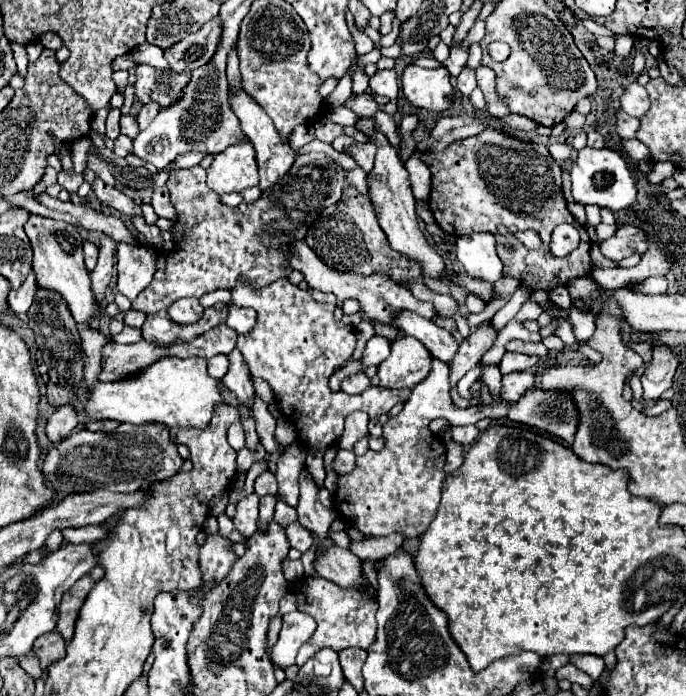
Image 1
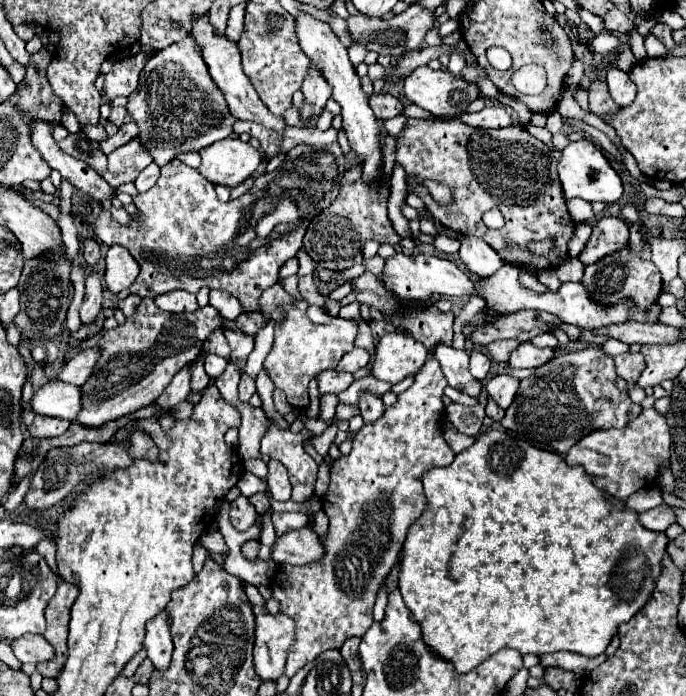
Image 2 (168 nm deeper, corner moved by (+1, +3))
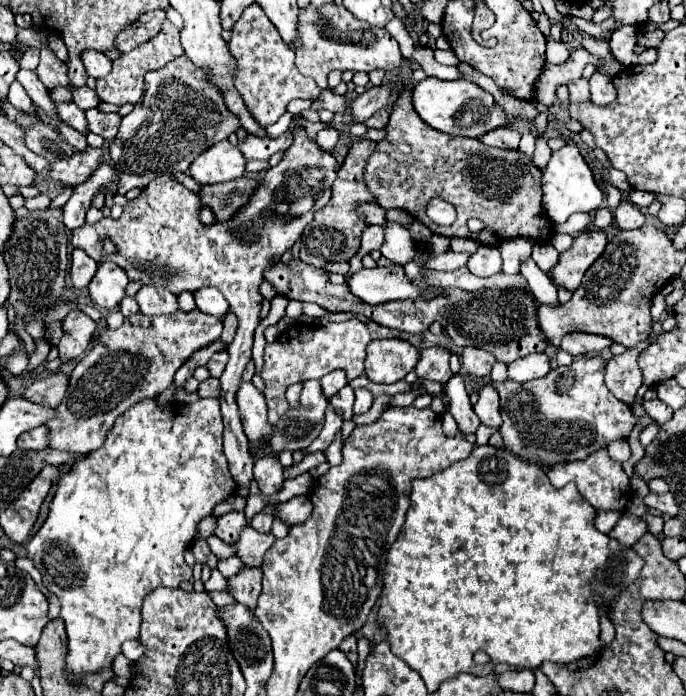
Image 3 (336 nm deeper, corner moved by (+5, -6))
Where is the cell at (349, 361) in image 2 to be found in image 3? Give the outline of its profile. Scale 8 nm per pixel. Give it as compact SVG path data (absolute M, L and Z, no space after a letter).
M334 370L334 372L326 374L320 382L322 382L322 390L326 392L326 396L332 398L340 388L344 388L348 384L348 378L346 378L344 370Z

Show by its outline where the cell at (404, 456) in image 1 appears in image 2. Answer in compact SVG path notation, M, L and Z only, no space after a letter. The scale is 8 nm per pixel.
M436 359L426 361L416 373L410 389L398 395L398 401L384 411L384 415L374 423L364 423L362 429L354 435L352 451L346 457L340 457L330 467L330 487L322 497L322 511L326 513L330 525L328 533L322 539L326 555L318 563L306 567L292 567L282 563L276 577L272 579L272 597L280 603L280 613L290 615L296 623L294 643L288 649L286 659L286 677L292 679L298 669L308 661L316 659L326 649L340 649L348 637L362 637L372 621L372 607L376 595L386 581L390 569L398 563L398 553L406 539L410 523L418 519L424 511L424 487L422 473L432 467L446 467L454 461L454 451L442 437L444 421L444 387L446 377L440 371Z

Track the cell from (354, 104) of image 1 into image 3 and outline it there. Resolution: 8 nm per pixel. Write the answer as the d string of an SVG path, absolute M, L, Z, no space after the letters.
M386 108L374 112L368 120L366 120L366 126L368 128L384 128L388 124L388 118L390 118L390 112Z

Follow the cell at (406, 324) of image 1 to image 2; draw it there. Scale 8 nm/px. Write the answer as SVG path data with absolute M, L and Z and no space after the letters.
M438 345L434 349L434 359L440 363L442 373L444 373L450 387L478 399L478 395L482 391L482 383L470 375L466 351L458 351L448 345Z

